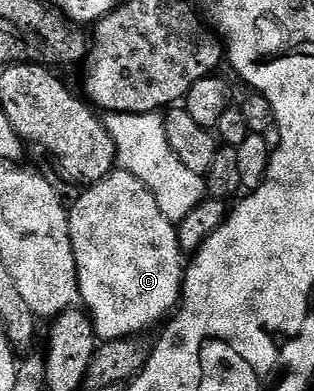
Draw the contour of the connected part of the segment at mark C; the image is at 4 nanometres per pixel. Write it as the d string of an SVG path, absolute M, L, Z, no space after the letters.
M117 168L100 181L87 186L79 202L68 211L68 226L70 243L74 247L80 300L90 314L101 342L147 334L147 329L154 328L156 324L159 326L179 306L186 257L180 248L177 226L162 215L162 207L158 207L154 195L133 173Z

